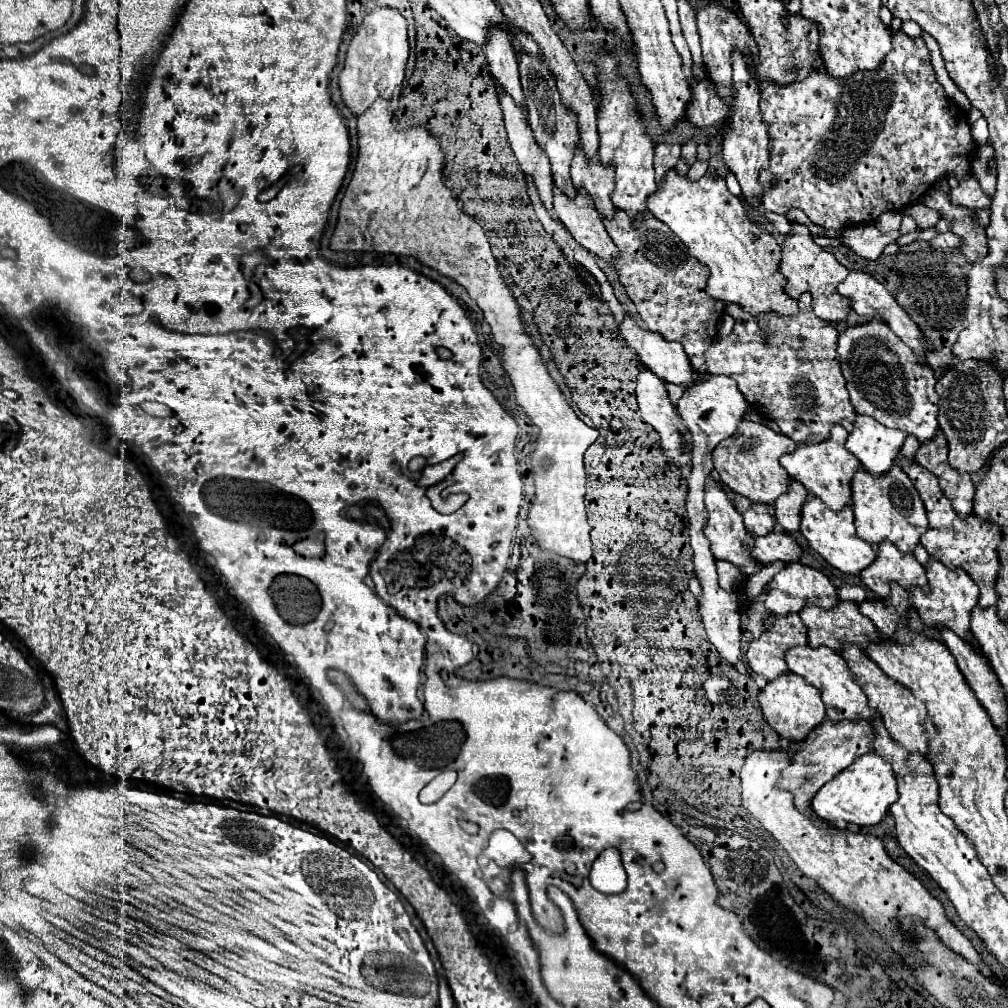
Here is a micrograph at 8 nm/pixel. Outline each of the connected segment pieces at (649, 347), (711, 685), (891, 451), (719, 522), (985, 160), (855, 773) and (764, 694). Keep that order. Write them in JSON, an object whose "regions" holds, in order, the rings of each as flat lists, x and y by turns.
{"regions":[[[626,316,624,322,620,324,620,336,626,340,626,344,638,354,638,358,660,378,664,378,664,382,670,382,670,384,676,384,676,386,682,386,682,388,690,388,694,386,696,382,700,382,704,376,696,370,692,370,690,362,688,362,688,356,686,352,682,350,682,346,678,342,668,342,664,340,660,334,656,332,650,332,650,330,642,330,636,320,632,316]],[[710,678,710,680,706,680,706,684,704,684,706,696,708,696,714,704,720,704,722,692,726,692,726,690,730,690,730,688,732,688,732,682,730,682,730,680,724,680,724,678]],[[856,416,854,430,846,440,848,452,852,452,872,476,884,476,898,456,906,434,882,426,870,416]],[[708,478,704,504,706,504,706,512,708,512,708,524,706,524,706,528,704,528,704,534,706,534,706,538,708,538,710,544,712,544,712,554,714,554,714,558,716,558,716,560,726,560,726,562,734,564,736,568,740,568,744,580,750,578,752,574,760,572,762,564,756,562,756,560,752,558,752,554,748,554,748,550,746,550,748,546,744,546,744,542,748,542,748,538,752,538,752,536,744,530,742,516,734,510,734,506,732,506,730,500,726,498,726,494,720,490,718,482,714,482,714,478]],[[990,144,978,148,976,162,972,162,972,172,982,184,982,190,992,198,996,192,996,160,994,160,994,148]],[[868,752,818,790,812,800,812,810,814,814,818,814,818,818,830,824,850,822,856,826,874,826,886,816,888,808,896,802,896,798,898,790,892,766,884,762,878,754]],[[784,674,776,680,770,680,758,694,758,702,762,708,762,716,768,722,768,726,778,732,782,738,800,742,804,740,816,726,820,726,826,718,826,706,822,702,820,690,816,690,812,684,804,682,804,678,796,674]]]}

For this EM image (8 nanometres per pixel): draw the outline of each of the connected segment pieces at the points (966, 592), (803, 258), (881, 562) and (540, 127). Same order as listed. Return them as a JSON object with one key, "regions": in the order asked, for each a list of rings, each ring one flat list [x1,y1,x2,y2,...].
{"regions":[[[930,556,930,564,926,566,926,574,928,574,930,592,922,592,920,588,916,588,910,596,910,602,918,610,922,622,934,628,948,628,956,632,960,638,976,646,976,640,972,638,972,632,968,630,968,618,972,616,972,606,976,606,978,602,978,586,972,582,972,578,964,570,950,570,932,556]],[[792,224,792,234,788,234,784,238,780,272,784,274,784,280,786,280,784,292,790,298,798,300,804,292,810,292,812,294,812,308,814,308,818,318,822,318,828,324,840,324,840,322,846,320,852,306,850,306,850,300,844,298,836,290,836,286,850,274,850,270,846,266,842,266,830,252,826,252,824,248,814,244,814,240,810,236,810,230,806,226]],[[882,542,878,548,878,558,868,566,860,578,878,596,888,594,888,582,898,582,904,590,924,586,924,568,912,554,902,554,892,542]],[[524,54,524,56,520,56,518,68,520,68,520,84,524,90,524,98,526,98,528,124,532,126,536,144,540,146,540,150,544,150,544,154,550,160,552,182,558,190,564,190,564,194,576,194,576,190,572,190,572,182,570,182,570,162,572,162,574,150,578,146,576,116,562,106,552,72,542,58]]]}

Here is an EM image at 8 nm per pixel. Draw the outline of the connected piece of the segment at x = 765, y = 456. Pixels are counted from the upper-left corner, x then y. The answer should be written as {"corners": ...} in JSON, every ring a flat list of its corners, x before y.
{"corners":[[742,422,736,434,732,434,730,438,726,438,716,446,714,466,722,482,732,492,746,496,750,502,772,506,776,498,788,490,790,484,790,478,778,460,782,454,792,454,792,450,796,450,796,444,788,436,774,432,764,424]]}

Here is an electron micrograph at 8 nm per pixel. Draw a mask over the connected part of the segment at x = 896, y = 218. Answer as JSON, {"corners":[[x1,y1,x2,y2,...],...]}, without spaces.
{"corners":[[884,212,878,222,876,222,876,228,882,230,882,232,896,232,900,228,900,220,902,220,902,214,900,212]]}

